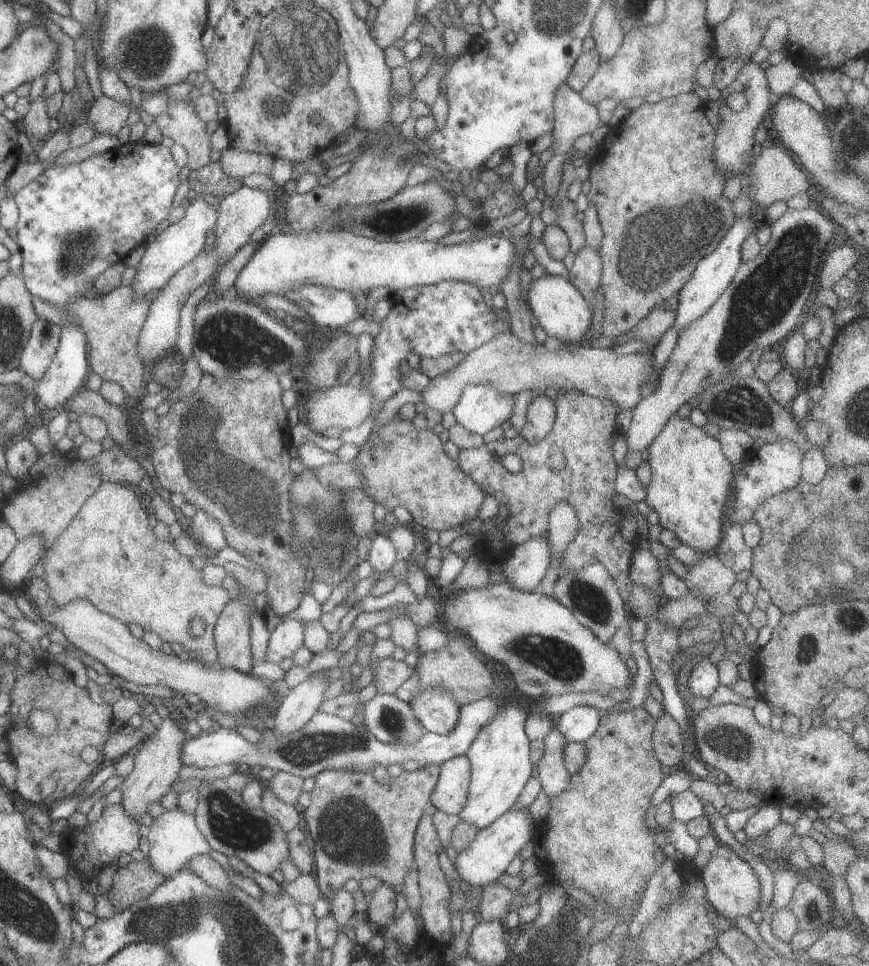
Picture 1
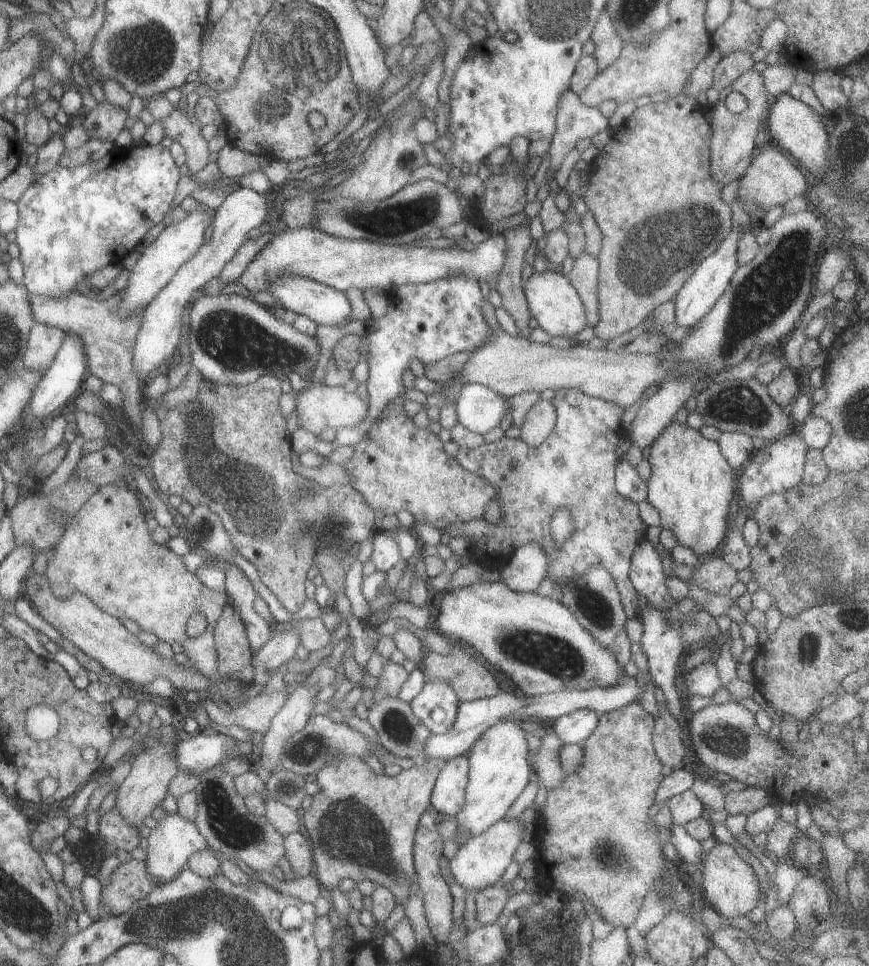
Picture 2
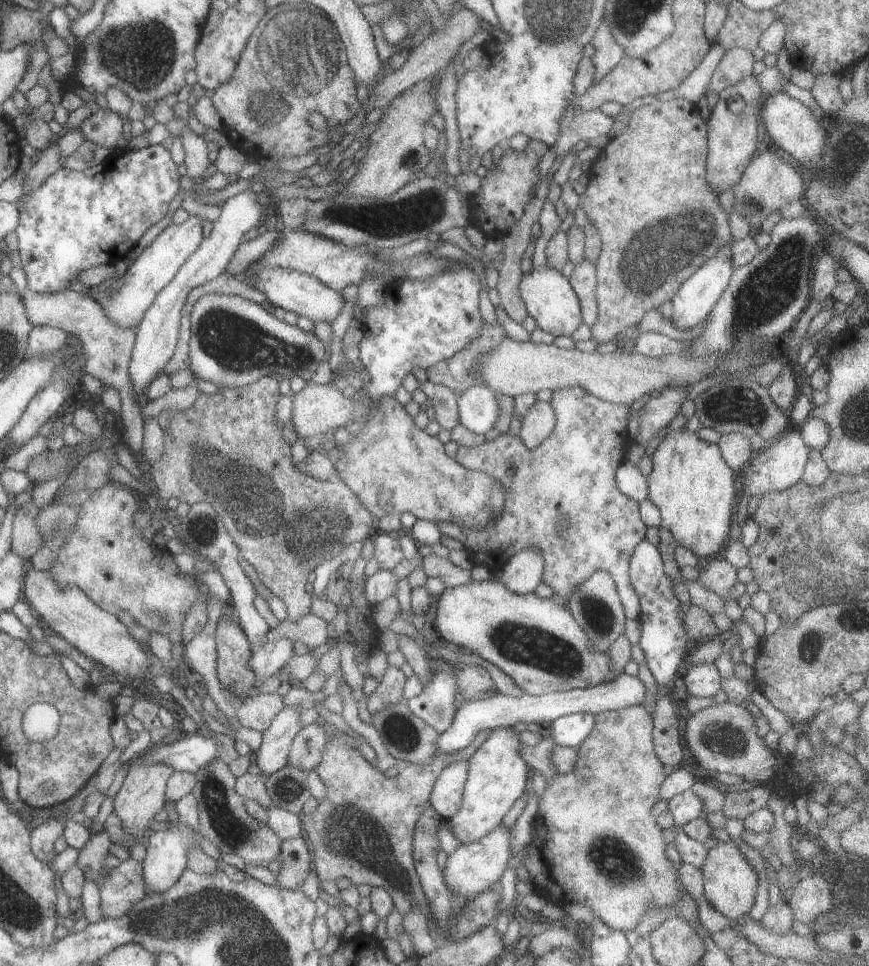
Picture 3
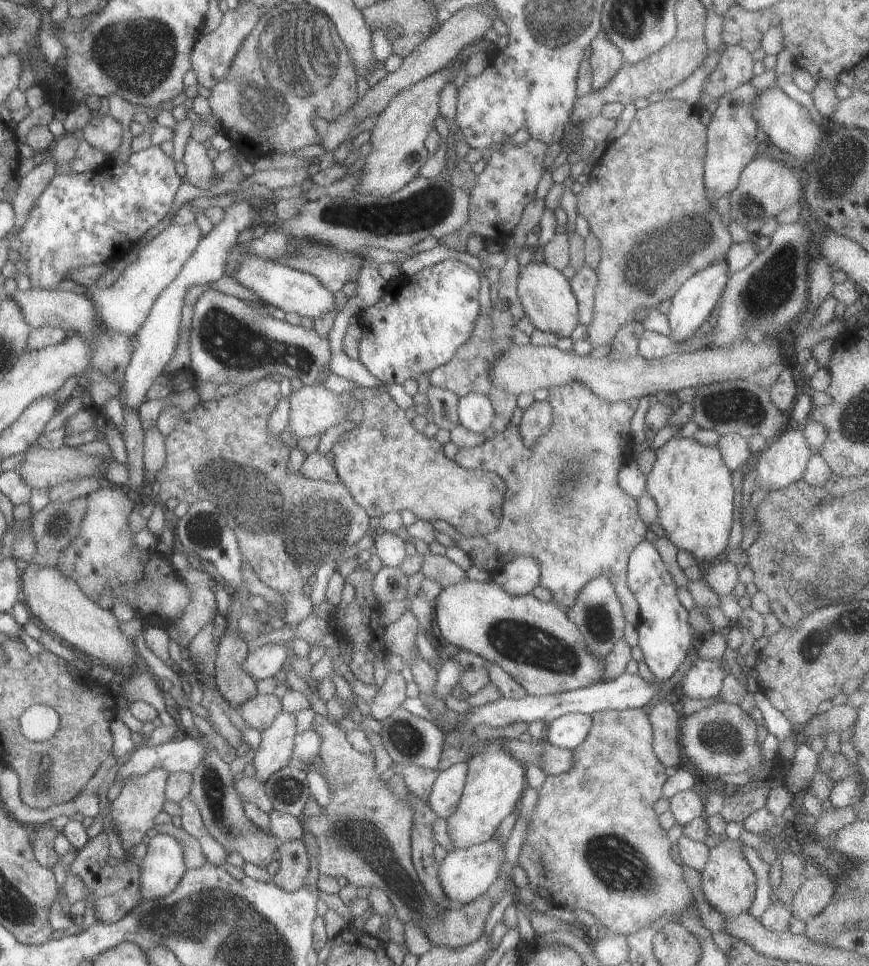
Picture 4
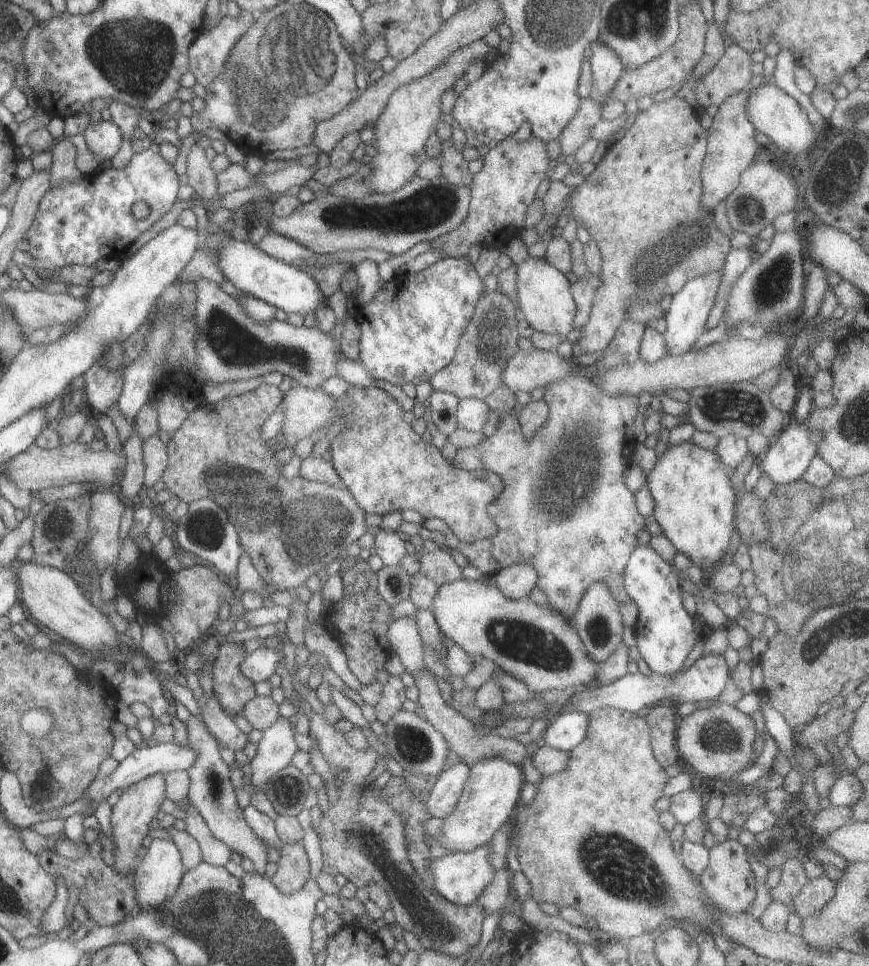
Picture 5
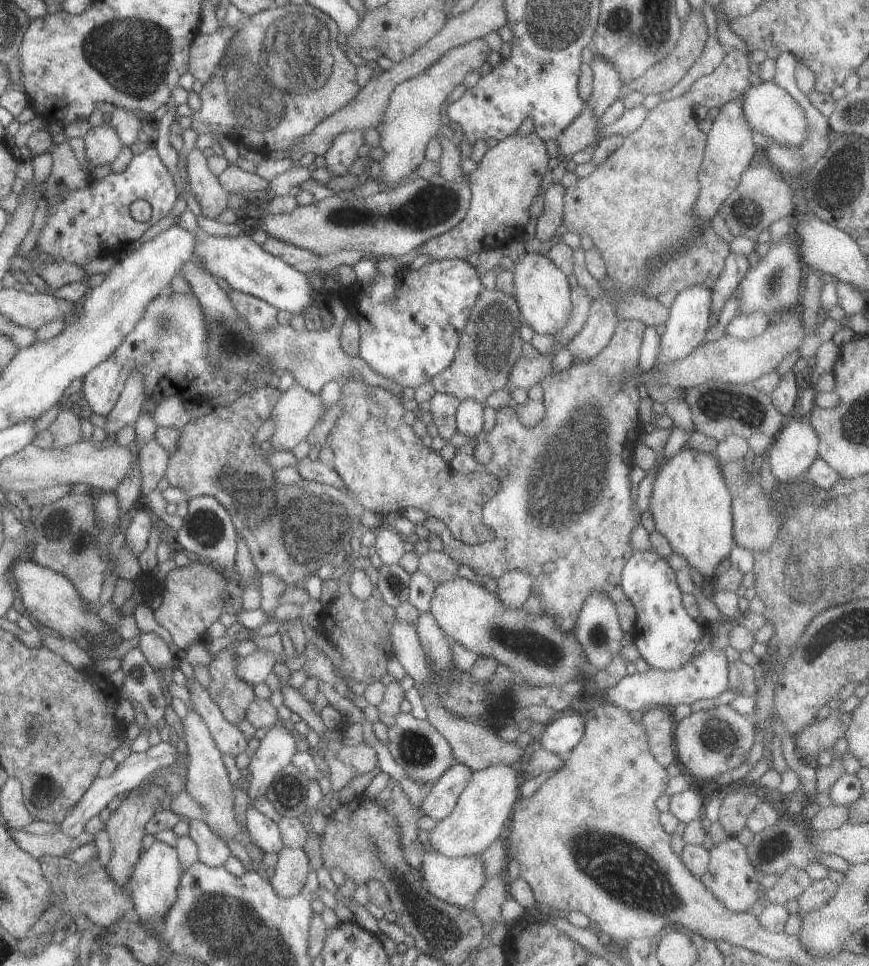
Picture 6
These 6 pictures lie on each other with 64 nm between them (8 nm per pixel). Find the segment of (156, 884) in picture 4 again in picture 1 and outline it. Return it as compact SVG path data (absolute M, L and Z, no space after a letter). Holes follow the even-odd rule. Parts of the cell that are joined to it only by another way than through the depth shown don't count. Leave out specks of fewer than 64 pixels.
M177 807L172 810L164 809L159 816L152 819L145 838L149 844L146 859L149 861L150 868L165 878L171 878L177 874L183 866L187 865L192 856L207 853L210 850L207 841L195 826L194 816Z

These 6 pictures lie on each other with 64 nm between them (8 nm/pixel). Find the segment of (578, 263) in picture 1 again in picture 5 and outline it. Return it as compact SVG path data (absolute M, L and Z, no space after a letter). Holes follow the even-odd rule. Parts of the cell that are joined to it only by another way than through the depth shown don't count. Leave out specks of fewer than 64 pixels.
M587 272L585 277L579 277L573 284L570 284L570 295L575 305L572 328L581 329L587 322L591 310L592 298L595 289L599 285L599 277L591 275L589 272Z

